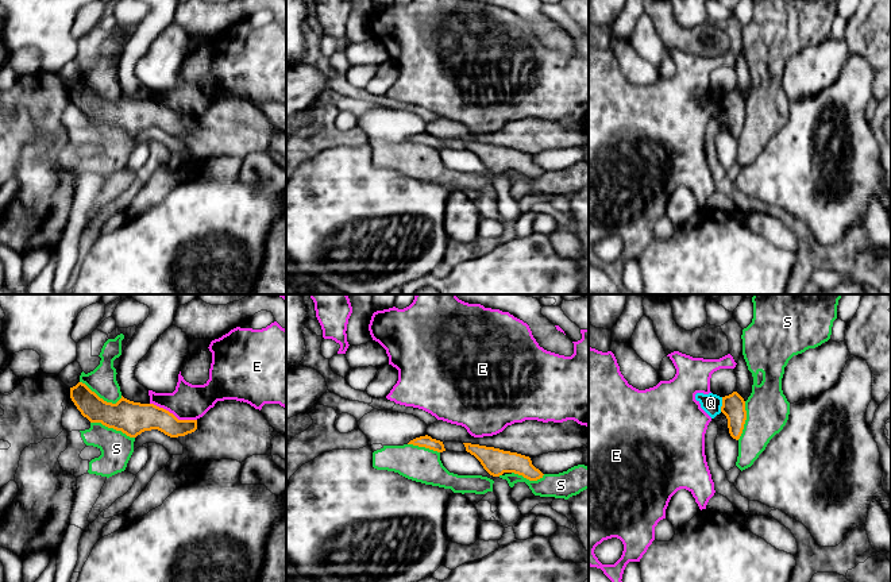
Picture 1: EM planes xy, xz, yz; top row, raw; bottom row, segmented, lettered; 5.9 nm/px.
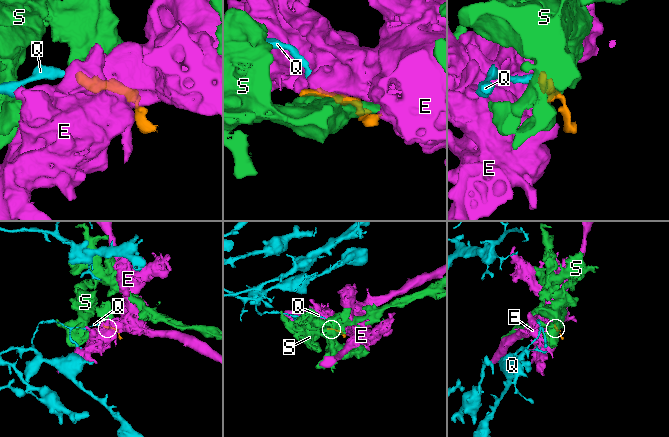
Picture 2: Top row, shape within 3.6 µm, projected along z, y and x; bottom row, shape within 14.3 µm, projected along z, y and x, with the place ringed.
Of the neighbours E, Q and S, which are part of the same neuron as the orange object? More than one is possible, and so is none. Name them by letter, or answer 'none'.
none

